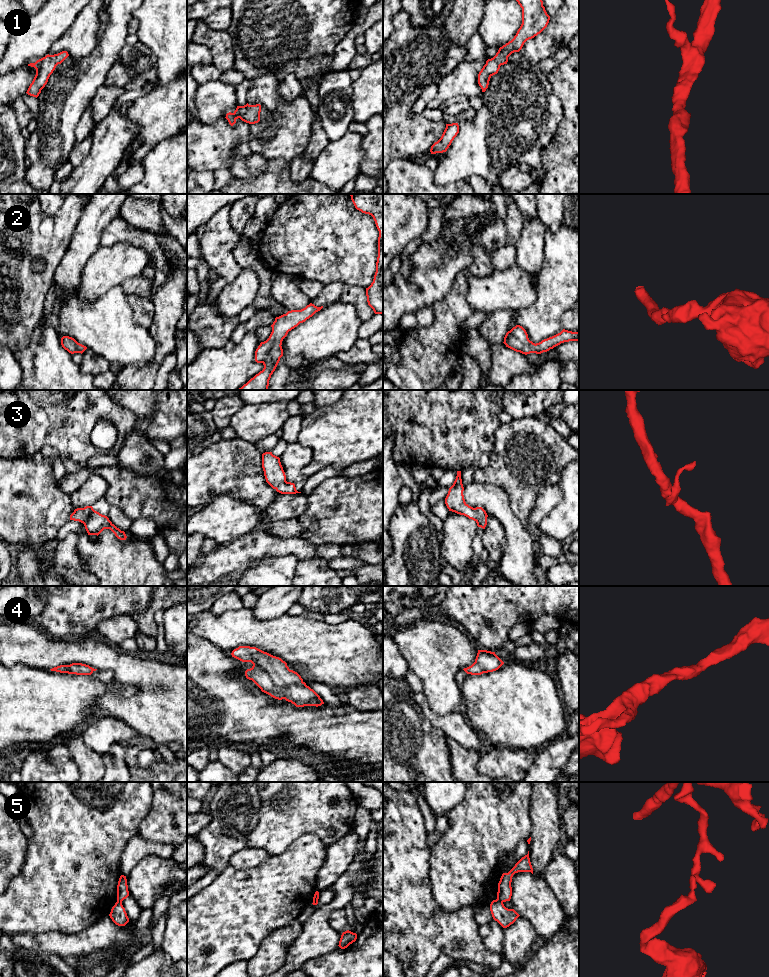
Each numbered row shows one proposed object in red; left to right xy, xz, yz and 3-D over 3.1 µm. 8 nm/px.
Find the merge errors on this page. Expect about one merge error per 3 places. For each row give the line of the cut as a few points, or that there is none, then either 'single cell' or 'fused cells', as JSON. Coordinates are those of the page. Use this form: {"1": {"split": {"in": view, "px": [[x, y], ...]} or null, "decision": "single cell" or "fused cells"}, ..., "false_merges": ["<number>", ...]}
{"1": {"split": null, "decision": "single cell"}, "2": {"split": null, "decision": "single cell"}, "3": {"split": null, "decision": "single cell"}, "4": {"split": null, "decision": "single cell"}, "5": {"split": {"in": "yz", "px": [[496, 899], [502, 902]]}, "decision": "fused cells"}, "false_merges": ["5"]}

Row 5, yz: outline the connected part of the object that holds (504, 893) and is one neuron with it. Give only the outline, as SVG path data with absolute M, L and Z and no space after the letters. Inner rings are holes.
M529 851L528 854L522 857L508 873L502 874L498 883L497 900L502 902L510 901L512 896L512 877L518 872L531 872L533 874Z

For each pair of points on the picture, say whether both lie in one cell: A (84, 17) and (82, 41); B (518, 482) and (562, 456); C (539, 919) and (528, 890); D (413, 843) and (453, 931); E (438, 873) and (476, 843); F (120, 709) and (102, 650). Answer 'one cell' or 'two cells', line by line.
A: one cell
B: one cell
C: one cell
D: one cell
E: one cell
F: one cell

